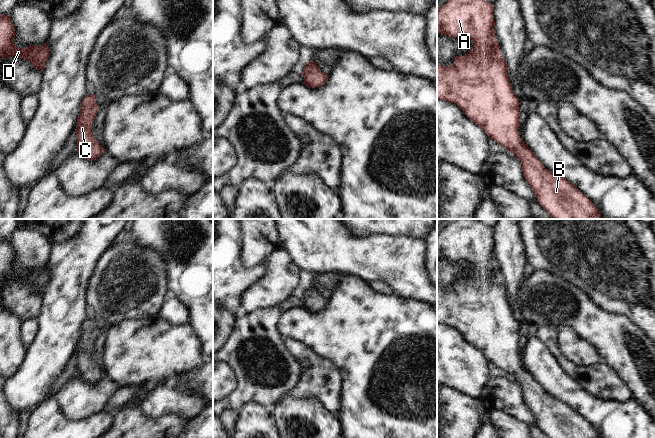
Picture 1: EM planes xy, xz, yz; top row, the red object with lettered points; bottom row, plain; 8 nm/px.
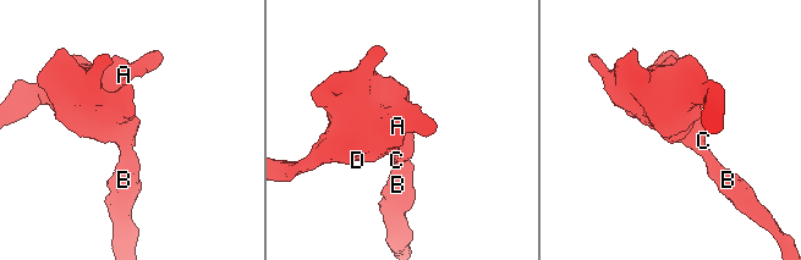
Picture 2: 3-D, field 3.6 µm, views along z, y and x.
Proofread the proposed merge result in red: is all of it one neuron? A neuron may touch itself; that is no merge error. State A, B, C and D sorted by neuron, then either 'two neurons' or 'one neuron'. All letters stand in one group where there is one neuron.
groups A B C D; one neuron

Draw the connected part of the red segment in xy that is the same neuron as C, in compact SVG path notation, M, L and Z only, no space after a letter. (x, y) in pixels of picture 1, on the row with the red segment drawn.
M87 94L81 103L81 110L77 119L76 138L78 144L77 152L91 161L96 160L105 151L94 138L92 123L98 112L96 104L97 95Z

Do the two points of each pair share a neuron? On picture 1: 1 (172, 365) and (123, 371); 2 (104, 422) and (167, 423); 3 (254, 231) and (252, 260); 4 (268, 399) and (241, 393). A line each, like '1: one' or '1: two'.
1: one
2: two
3: one
4: one

